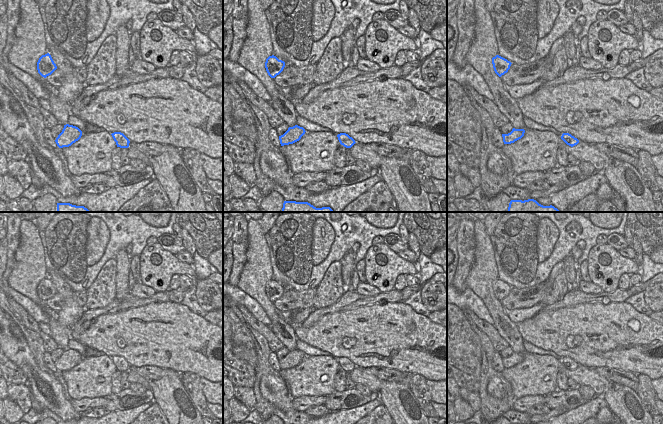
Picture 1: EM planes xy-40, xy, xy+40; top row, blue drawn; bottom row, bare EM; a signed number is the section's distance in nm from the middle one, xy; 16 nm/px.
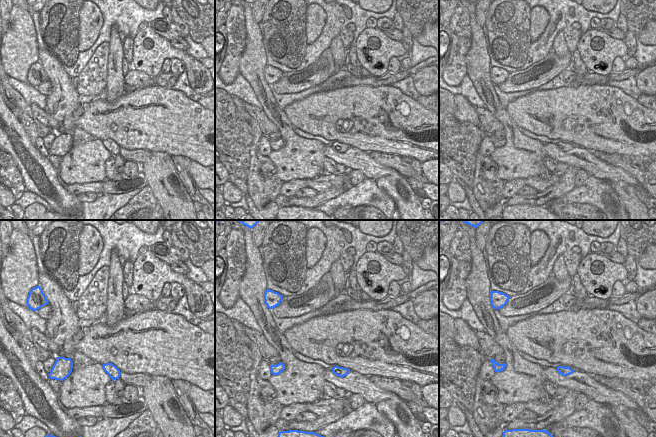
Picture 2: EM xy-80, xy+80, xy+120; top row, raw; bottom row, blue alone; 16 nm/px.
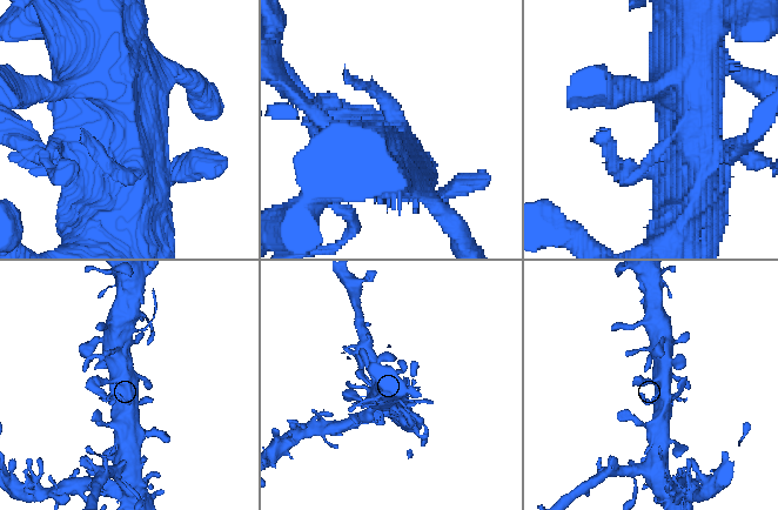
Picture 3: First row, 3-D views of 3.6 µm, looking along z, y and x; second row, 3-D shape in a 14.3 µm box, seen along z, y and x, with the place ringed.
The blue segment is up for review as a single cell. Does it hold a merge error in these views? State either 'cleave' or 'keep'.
cleave

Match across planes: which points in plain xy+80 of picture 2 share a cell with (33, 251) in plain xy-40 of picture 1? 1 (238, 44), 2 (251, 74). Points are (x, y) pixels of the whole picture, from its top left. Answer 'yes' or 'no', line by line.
1: no
2: yes

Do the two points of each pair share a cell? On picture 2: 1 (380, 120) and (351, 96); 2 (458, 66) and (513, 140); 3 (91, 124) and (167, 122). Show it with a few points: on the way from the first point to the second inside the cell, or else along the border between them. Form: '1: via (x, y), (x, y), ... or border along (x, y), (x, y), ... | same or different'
1: via (373, 118), (358, 103) | same
2: border along (468, 51), (465, 57), (466, 74) | different
3: via (110, 120), (148, 120) | same

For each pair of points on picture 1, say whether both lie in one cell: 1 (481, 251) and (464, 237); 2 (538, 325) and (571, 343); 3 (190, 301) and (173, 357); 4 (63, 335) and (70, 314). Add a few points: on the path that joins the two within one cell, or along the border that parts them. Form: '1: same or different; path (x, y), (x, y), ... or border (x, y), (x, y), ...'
1: different; border (474, 223), (475, 252), (474, 263), (470, 269)
2: same; path (546, 328), (559, 331), (563, 335)
3: different; border (179, 303), (203, 317)
4: different; border (56, 320), (60, 324), (71, 328)

